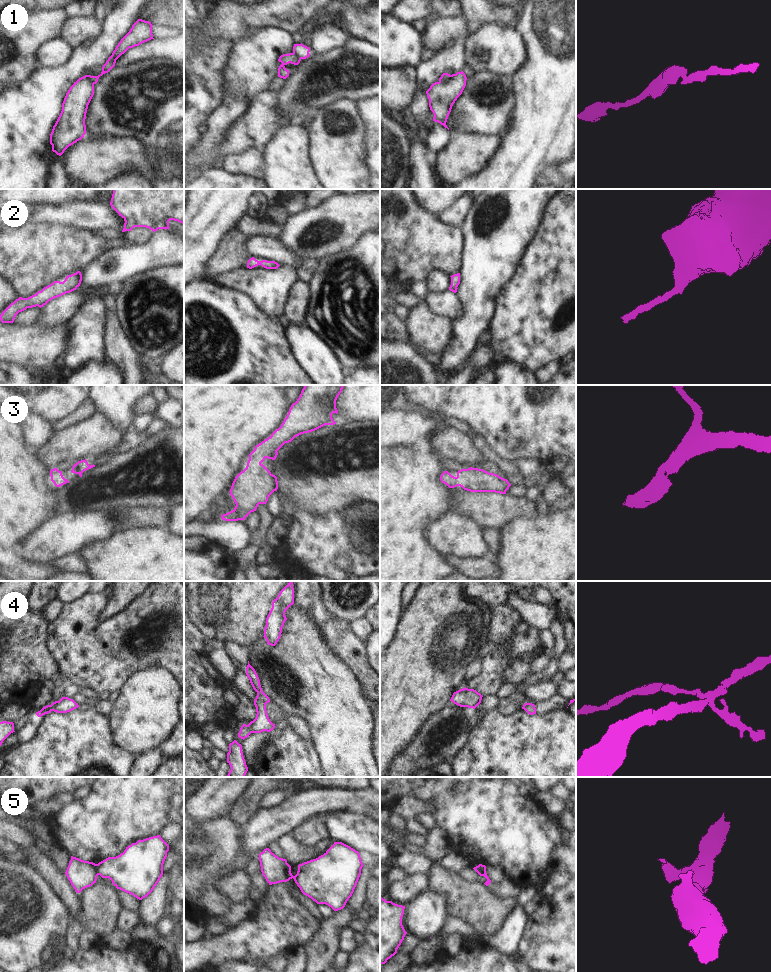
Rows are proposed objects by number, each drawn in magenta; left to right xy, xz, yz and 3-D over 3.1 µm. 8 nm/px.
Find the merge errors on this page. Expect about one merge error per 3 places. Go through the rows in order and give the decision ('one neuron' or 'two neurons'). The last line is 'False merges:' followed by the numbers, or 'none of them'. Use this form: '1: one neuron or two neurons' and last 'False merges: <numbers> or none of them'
1: two neurons
2: one neuron
3: one neuron
4: one neuron
5: two neurons
False merges: 1, 5

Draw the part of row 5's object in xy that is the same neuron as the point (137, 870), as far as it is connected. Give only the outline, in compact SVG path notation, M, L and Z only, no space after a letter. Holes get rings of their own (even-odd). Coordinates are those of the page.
M160 835L149 837L132 843L120 855L99 862L97 870L102 878L109 878L117 889L142 900L153 891L162 877L163 864L168 851L169 845Z

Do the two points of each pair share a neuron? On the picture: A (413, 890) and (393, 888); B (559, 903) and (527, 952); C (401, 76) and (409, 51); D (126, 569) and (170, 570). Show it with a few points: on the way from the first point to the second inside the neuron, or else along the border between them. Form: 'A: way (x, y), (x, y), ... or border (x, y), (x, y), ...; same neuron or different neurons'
A: way (408, 890), (398, 890); same neuron
B: way (559, 915), (559, 920), (539, 940); same neuron
C: border (416, 66), (390, 67); different neurons
D: way (137, 570), (159, 570); same neuron

